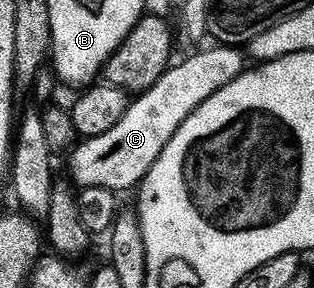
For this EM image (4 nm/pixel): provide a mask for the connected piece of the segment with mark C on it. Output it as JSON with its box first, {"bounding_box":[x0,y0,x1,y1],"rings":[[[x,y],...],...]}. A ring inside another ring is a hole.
{"bounding_box":[67,47,246,194],"rings":[[[212,47],[216,48],[196,52],[186,57],[181,64],[169,66],[158,82],[154,82],[154,86],[139,93],[129,103],[126,114],[122,114],[122,118],[118,118],[118,122],[114,122],[106,134],[83,137],[67,157],[71,183],[80,188],[106,186],[117,194],[123,193],[123,188],[135,189],[185,118],[203,100],[210,98],[210,94],[245,71],[246,56],[239,47]]]}

